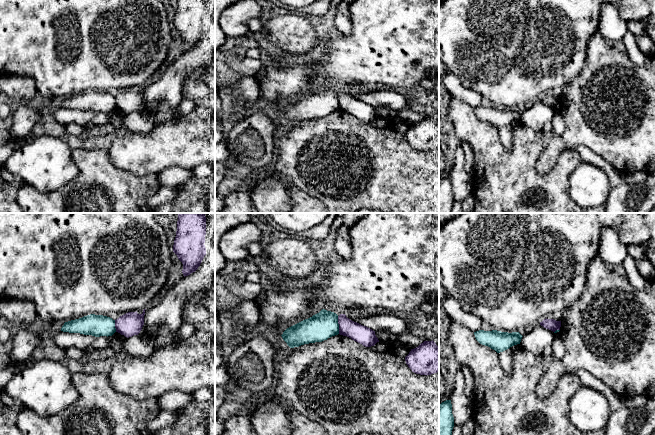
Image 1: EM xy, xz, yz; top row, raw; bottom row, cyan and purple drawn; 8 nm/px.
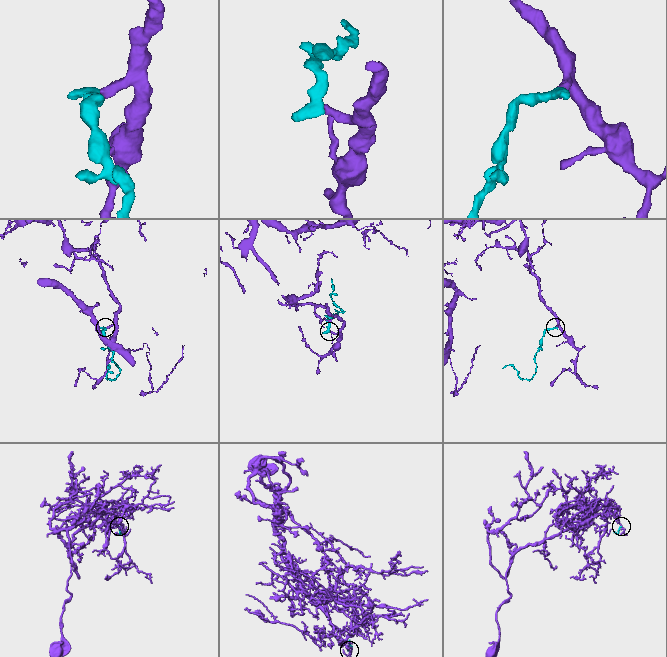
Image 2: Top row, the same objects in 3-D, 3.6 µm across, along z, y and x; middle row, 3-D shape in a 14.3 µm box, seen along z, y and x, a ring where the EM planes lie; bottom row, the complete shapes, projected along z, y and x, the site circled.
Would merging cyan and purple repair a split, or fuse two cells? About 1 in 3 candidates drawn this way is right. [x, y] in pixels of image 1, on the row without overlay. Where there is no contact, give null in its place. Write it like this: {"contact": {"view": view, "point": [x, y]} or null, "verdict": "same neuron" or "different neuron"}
{"contact": {"view": "xz", "point": [338, 101]}, "verdict": "different neuron"}

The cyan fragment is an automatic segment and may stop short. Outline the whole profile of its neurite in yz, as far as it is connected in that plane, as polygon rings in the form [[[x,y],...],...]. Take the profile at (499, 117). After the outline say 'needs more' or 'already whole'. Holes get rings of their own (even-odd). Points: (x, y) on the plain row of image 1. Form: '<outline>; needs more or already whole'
[[[497,106],[474,108],[476,116],[485,122],[490,123],[497,129],[503,128],[510,123],[520,120],[522,111],[519,108],[501,108]]]; already whole

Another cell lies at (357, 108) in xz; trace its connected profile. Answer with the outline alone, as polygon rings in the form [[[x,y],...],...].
[[[340,90],[338,92],[338,100],[340,111],[347,112],[365,123],[374,122],[379,118],[375,111],[375,107],[350,96],[345,90]]]

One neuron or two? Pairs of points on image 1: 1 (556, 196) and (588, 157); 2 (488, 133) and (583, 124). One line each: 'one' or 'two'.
1: two
2: two

